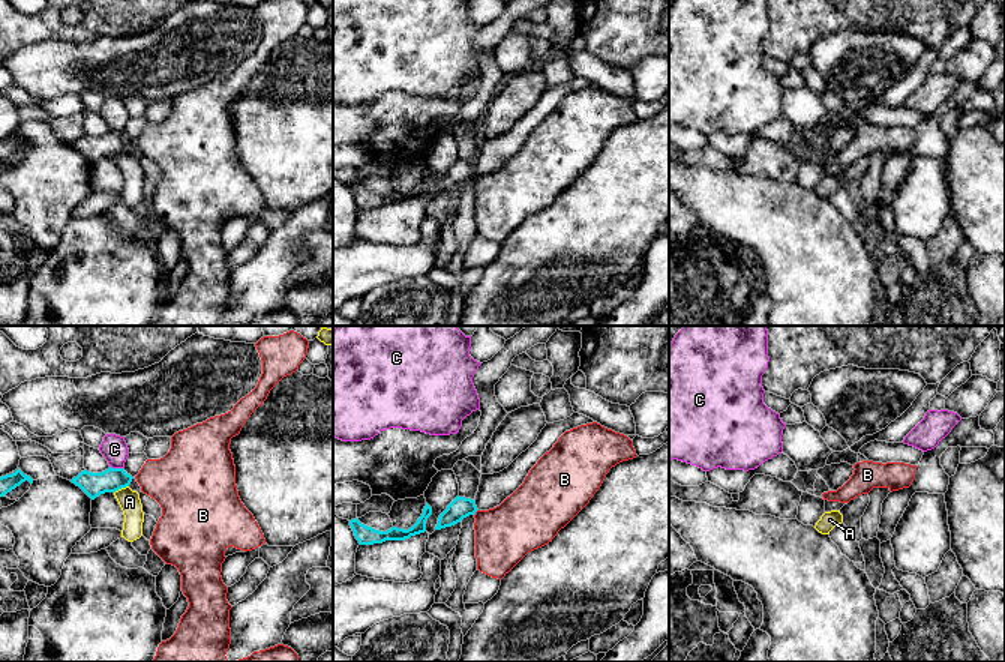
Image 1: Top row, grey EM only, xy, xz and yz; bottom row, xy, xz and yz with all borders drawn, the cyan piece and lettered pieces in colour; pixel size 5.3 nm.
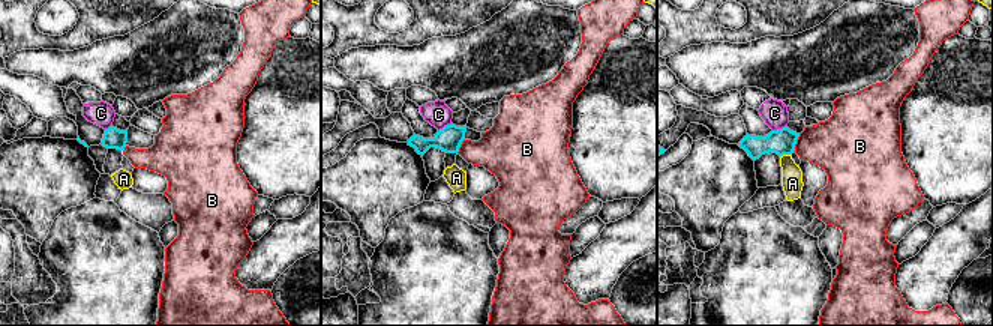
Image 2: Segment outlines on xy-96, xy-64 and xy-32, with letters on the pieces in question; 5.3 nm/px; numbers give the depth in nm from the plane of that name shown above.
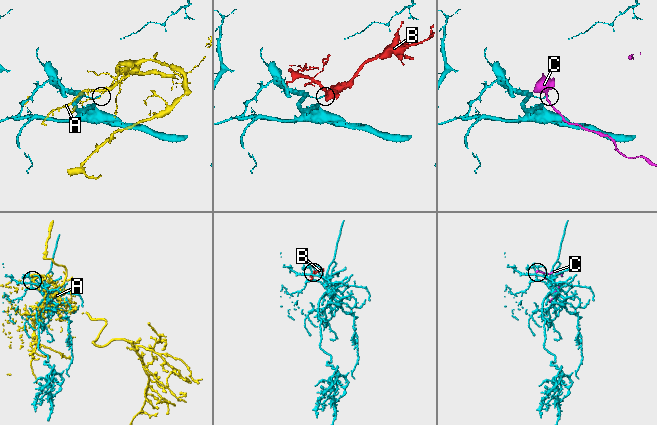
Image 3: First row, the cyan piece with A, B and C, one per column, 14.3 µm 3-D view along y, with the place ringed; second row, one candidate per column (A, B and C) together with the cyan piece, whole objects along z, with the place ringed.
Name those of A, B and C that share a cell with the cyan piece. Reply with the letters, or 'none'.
none

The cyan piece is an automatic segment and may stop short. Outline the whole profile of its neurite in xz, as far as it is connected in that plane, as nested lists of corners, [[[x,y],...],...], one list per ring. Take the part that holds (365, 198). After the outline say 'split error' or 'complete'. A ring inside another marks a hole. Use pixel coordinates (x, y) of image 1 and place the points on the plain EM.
[[[426,167],[422,180],[408,194],[392,191],[387,195],[380,195],[380,194],[375,194],[372,191],[362,188],[358,182],[351,183],[350,189],[360,209],[374,209],[374,207],[382,207],[386,204],[405,204],[405,203],[410,203],[411,200],[424,197],[426,185],[430,179],[432,179],[432,171]]]; complete

